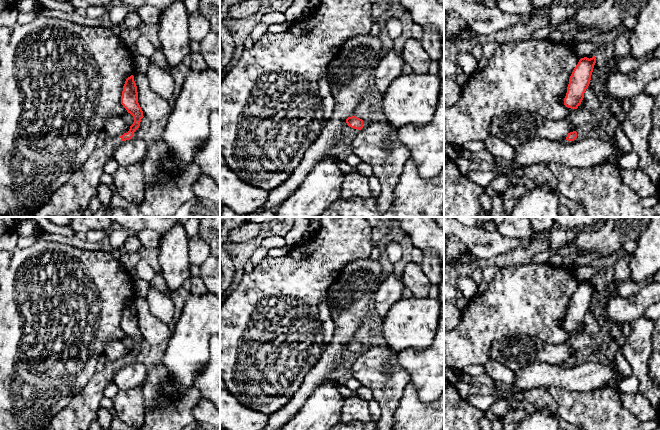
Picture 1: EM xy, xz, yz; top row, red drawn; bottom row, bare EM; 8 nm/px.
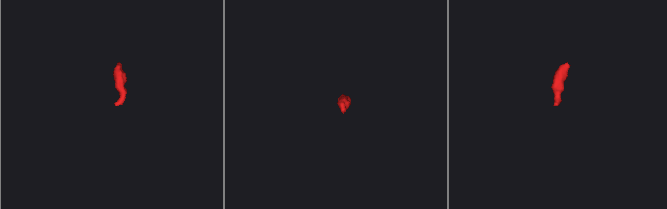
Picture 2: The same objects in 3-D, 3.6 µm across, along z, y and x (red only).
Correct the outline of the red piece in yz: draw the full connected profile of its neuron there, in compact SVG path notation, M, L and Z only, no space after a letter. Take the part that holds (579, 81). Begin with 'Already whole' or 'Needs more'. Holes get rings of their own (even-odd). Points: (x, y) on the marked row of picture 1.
Already whole. M581 58L574 68L567 87L567 93L564 98L564 105L571 109L577 109L581 104L584 93L591 80L596 58Z

